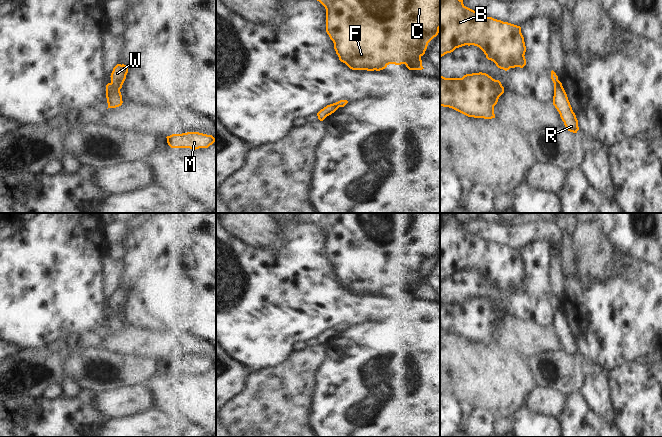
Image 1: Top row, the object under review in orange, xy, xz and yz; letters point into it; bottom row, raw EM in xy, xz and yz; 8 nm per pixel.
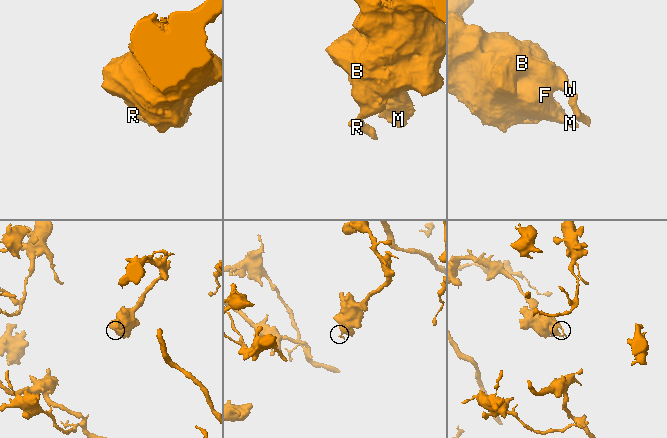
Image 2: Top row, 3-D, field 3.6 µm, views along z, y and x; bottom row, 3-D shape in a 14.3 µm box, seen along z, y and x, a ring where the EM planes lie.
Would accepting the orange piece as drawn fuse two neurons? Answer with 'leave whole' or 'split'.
split

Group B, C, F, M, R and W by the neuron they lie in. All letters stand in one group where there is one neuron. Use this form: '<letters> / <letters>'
B C F M W / R

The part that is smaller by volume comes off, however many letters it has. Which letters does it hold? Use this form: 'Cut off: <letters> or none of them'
Cut off: R

